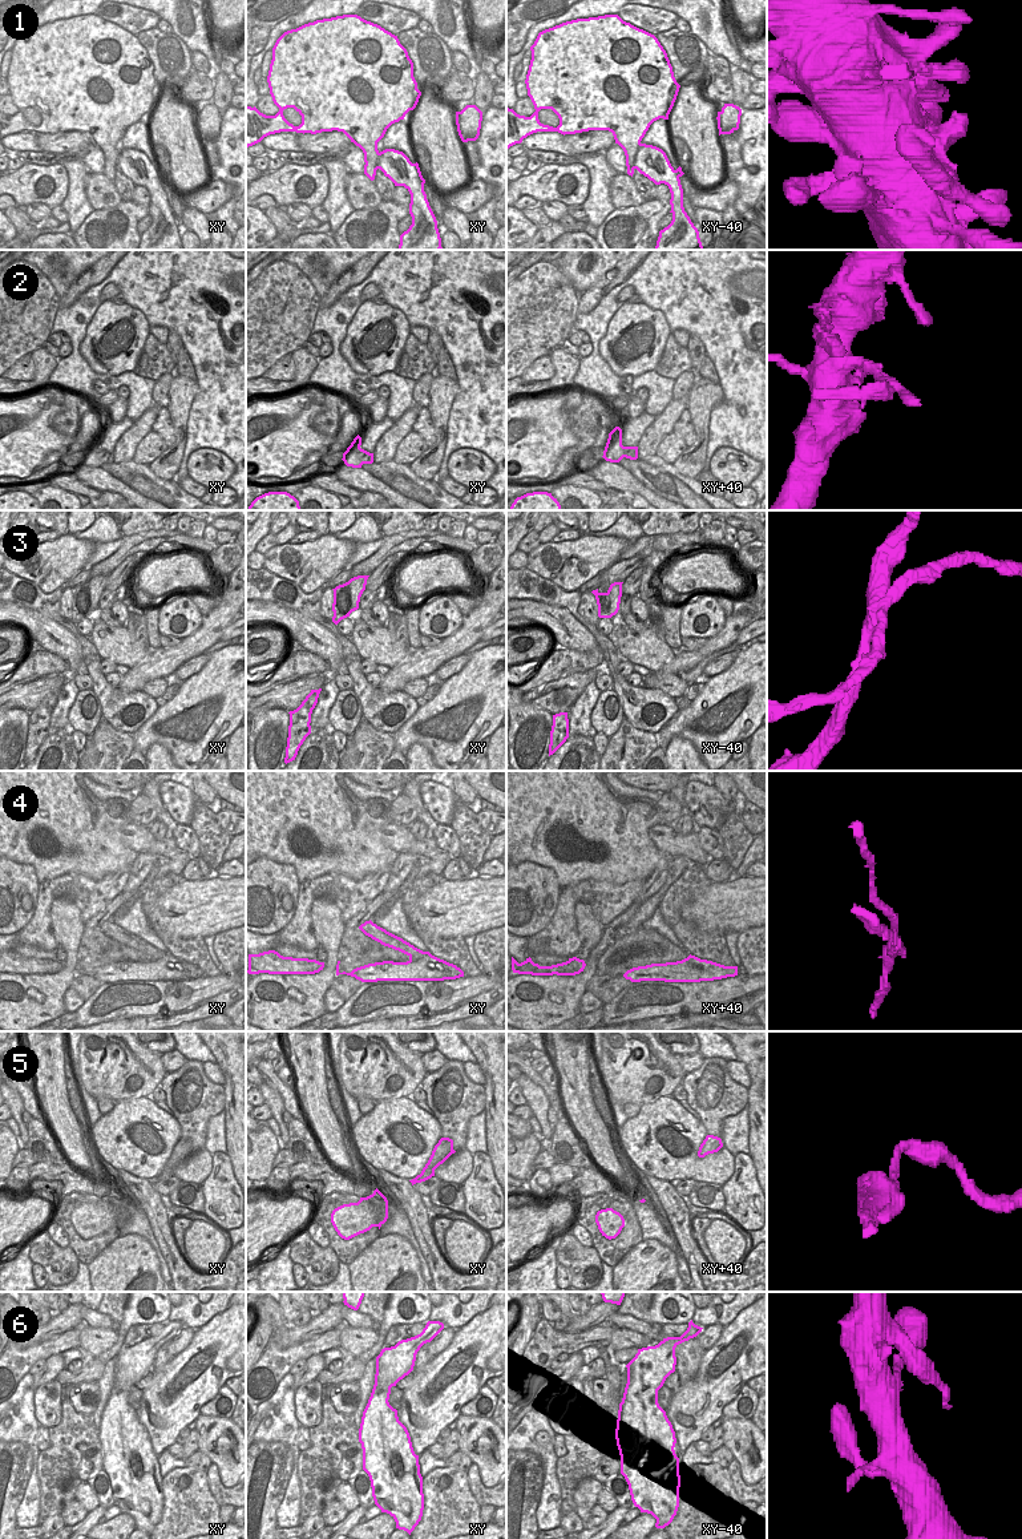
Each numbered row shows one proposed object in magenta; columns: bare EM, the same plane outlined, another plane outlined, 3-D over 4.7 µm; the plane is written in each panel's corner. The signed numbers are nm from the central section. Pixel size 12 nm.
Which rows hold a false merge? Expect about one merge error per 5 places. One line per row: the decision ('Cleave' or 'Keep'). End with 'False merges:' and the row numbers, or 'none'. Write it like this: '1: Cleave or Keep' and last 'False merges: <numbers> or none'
1: Keep
2: Cleave
3: Cleave
4: Cleave
5: Keep
6: Keep
False merges: 2, 3, 4

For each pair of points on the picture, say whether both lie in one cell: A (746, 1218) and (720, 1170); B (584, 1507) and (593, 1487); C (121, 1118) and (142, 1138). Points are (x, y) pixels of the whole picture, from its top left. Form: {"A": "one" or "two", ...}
{"A": "two", "B": "one", "C": "one"}

